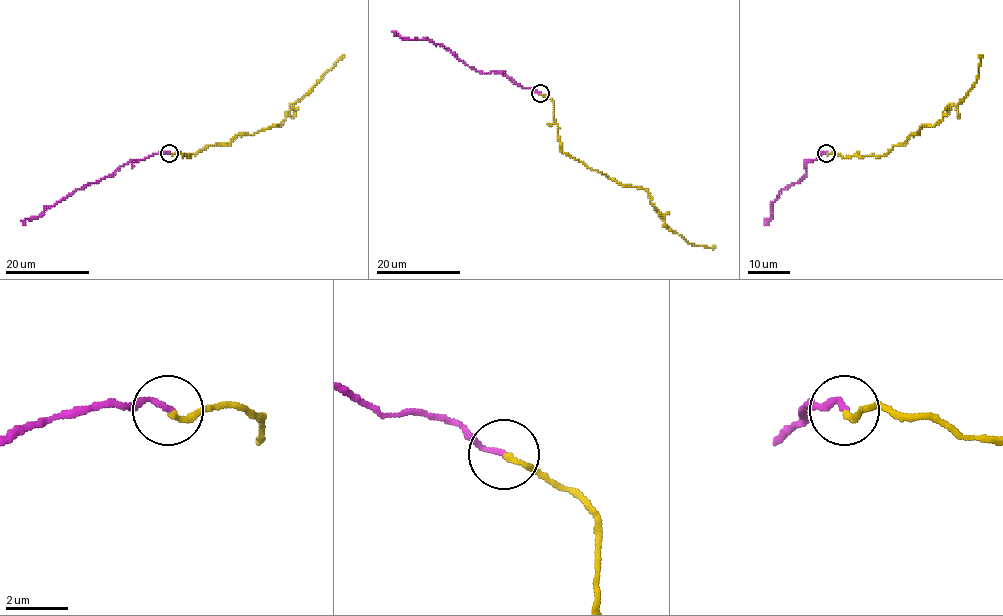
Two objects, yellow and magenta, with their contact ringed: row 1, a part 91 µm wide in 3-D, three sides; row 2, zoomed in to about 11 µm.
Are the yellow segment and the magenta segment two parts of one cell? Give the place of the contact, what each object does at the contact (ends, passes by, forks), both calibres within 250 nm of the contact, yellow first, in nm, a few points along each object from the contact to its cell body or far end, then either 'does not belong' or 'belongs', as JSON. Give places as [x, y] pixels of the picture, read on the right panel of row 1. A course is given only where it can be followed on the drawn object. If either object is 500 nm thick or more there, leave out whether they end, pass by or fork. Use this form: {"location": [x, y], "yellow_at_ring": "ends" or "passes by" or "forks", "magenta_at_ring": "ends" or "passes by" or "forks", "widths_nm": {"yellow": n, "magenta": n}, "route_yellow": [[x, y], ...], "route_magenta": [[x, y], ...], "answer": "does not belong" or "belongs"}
{"location": [826, 153], "yellow_at_ring": "ends", "magenta_at_ring": "ends", "widths_nm": {"yellow": 190, "magenta": 170}, "route_yellow": [[827, 154], [882, 156], [922, 126], [935, 126], [973, 86], [979, 54]], "route_magenta": [[827, 153], [806, 162], [805, 176], [784, 189], [773, 201], [767, 225]], "answer": "belongs"}

